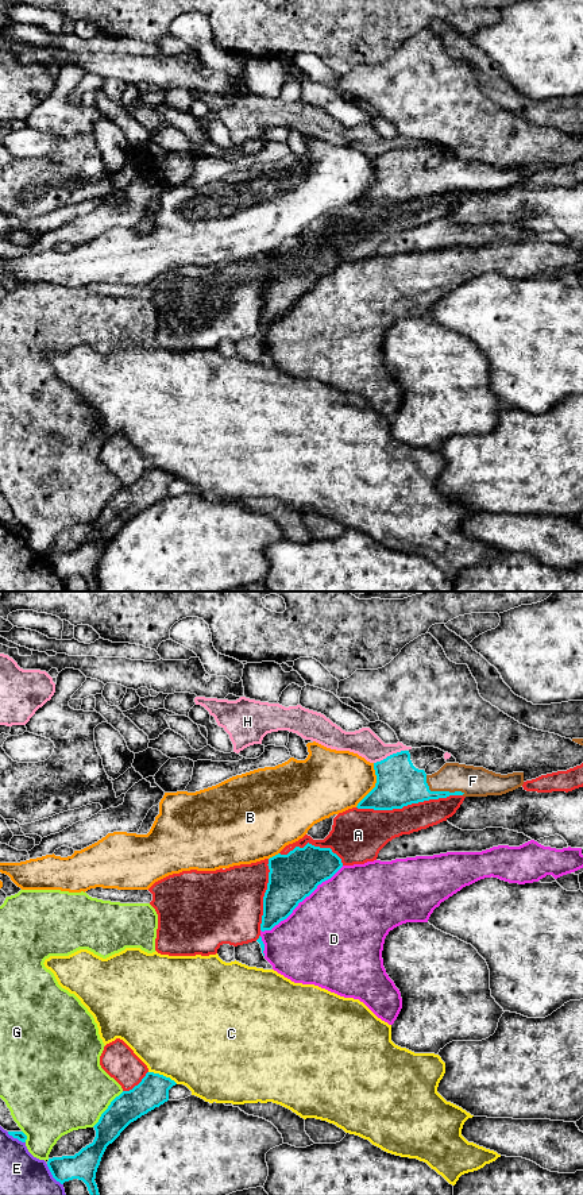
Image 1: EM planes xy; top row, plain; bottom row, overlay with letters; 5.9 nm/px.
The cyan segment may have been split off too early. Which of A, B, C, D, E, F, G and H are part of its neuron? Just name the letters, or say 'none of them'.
F

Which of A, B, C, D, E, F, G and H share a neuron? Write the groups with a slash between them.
A / B / C / D / E / F / G / H

